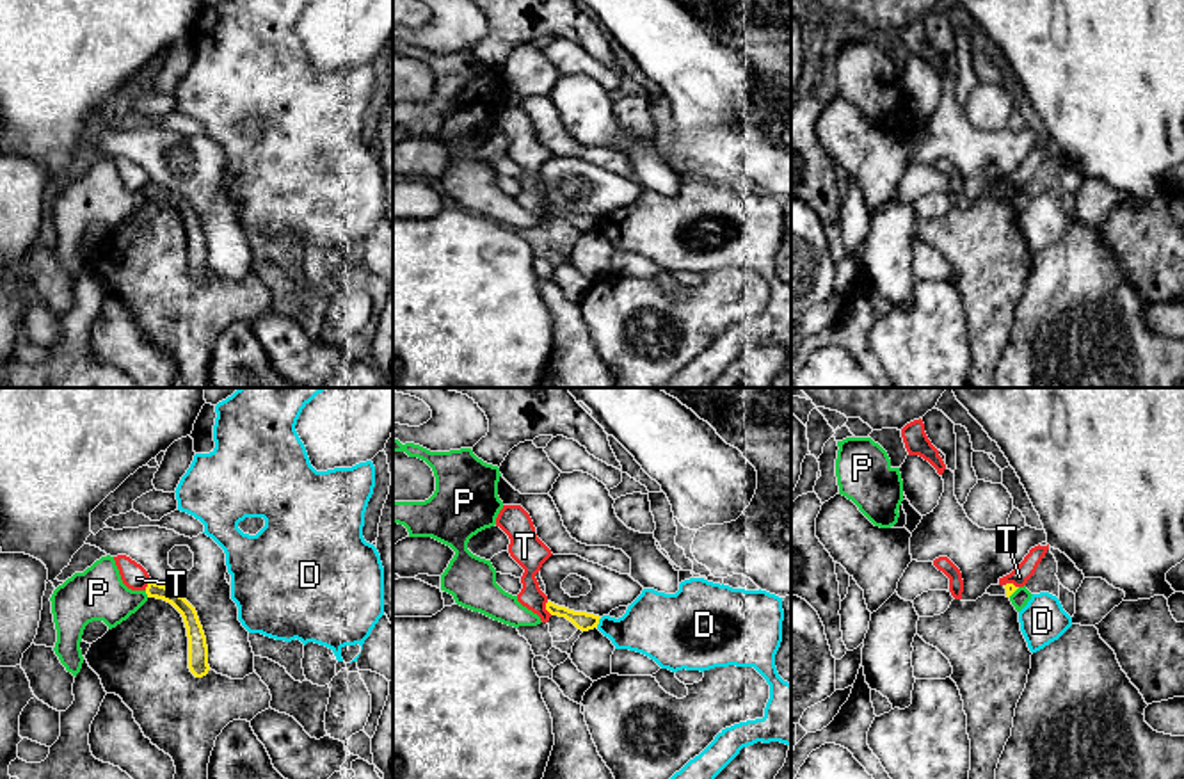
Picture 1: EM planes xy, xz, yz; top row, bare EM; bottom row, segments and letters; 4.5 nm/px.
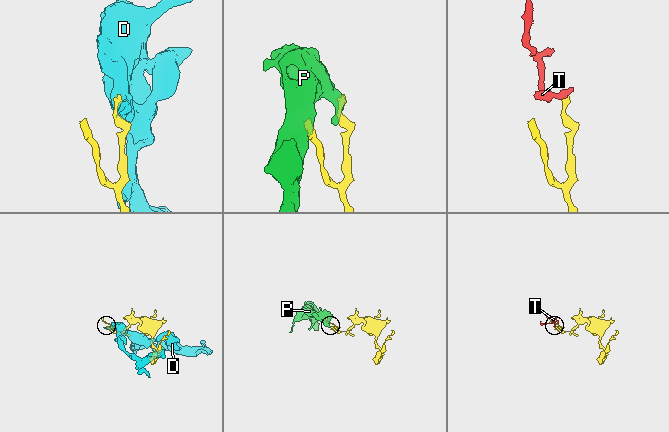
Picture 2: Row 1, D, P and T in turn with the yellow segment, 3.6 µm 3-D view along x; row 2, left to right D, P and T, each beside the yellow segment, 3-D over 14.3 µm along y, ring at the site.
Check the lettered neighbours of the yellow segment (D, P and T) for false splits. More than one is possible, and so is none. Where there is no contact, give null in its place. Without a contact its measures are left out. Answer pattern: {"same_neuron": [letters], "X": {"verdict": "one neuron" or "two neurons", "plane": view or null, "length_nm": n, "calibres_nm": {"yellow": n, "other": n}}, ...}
{"same_neuron": [], "D": {"verdict": "two neurons", "plane": "xz", "length_nm": 50, "calibres_nm": {"yellow": 90, "other": 280}}, "P": {"verdict": "two neurons", "plane": "xy", "length_nm": 40, "calibres_nm": {"yellow": 70, "other": 240}}, "T": {"verdict": "two neurons", "plane": "xz", "length_nm": 70, "calibres_nm": {"yellow": 90, "other": 120}}}

